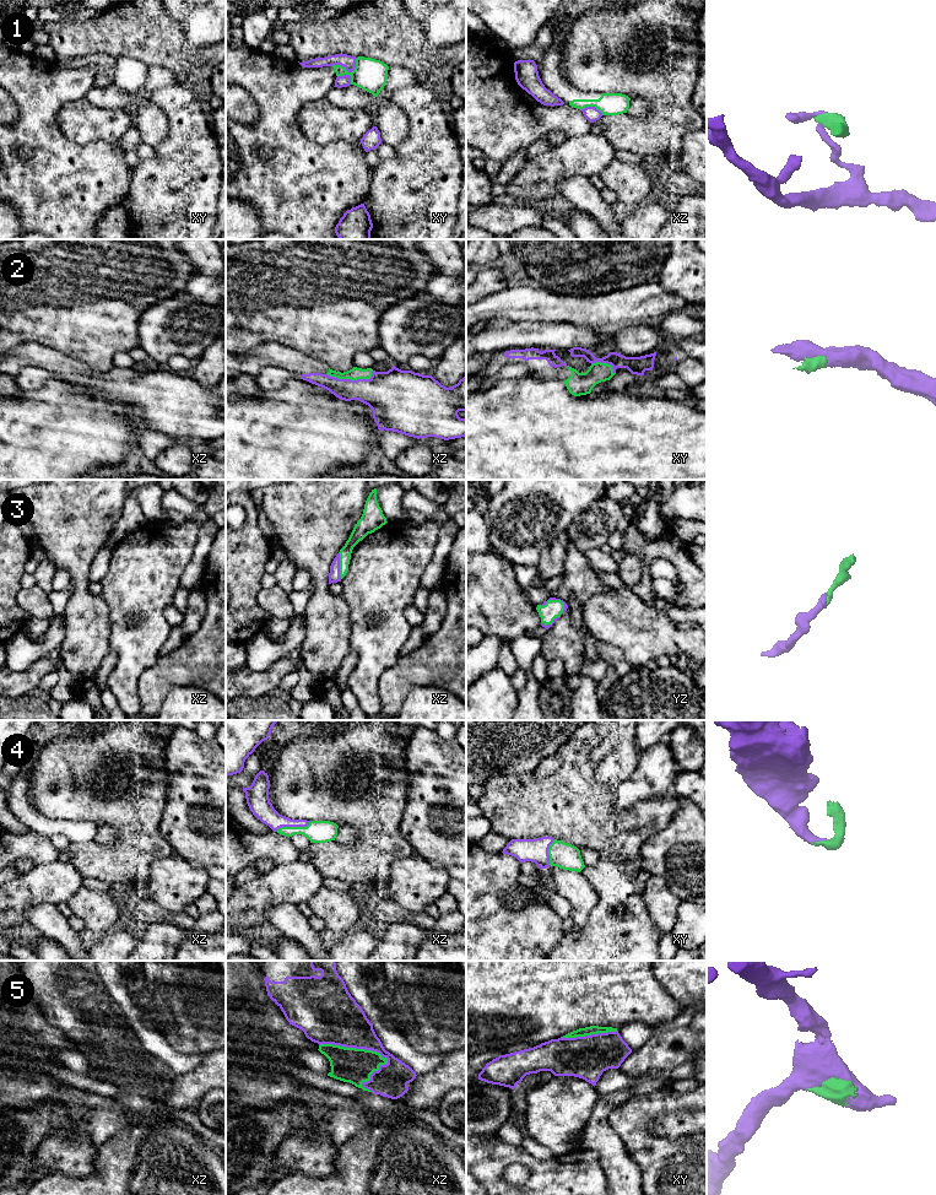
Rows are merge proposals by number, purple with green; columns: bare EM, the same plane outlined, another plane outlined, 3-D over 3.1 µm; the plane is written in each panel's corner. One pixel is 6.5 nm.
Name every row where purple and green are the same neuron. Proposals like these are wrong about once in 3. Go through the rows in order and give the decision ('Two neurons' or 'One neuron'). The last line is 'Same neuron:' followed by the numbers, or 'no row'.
1: Two neurons
2: One neuron
3: One neuron
4: One neuron
5: One neuron
Same neuron: 2, 3, 4, 5

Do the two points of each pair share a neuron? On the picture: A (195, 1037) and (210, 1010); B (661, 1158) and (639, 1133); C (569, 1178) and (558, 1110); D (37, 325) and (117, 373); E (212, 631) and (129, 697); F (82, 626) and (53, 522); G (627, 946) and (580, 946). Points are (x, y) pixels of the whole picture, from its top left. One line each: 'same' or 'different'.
A: same
B: same
C: different
D: different
E: different
F: same
G: same

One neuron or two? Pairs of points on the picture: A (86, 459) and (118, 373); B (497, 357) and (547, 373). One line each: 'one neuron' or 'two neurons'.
A: two neurons
B: one neuron

